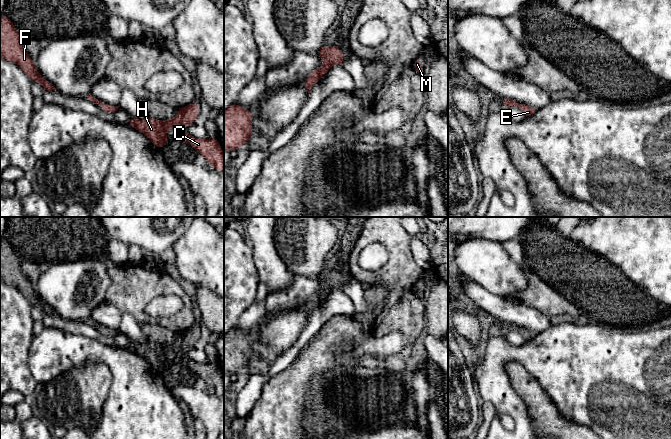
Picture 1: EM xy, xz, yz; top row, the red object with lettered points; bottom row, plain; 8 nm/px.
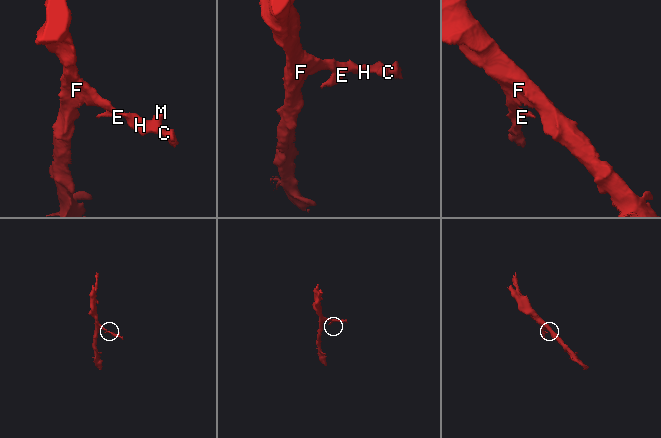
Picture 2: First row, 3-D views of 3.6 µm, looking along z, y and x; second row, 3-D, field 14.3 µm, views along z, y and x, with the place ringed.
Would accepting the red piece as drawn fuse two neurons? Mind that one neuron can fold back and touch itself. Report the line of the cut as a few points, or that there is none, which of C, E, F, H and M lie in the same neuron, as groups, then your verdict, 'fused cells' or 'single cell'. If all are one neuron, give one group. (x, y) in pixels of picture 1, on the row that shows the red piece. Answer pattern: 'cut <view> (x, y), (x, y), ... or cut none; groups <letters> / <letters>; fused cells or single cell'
cut none; groups C E F H M; single cell

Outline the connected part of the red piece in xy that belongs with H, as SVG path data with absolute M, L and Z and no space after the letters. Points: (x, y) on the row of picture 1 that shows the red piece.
M192 102L185 108L178 109L177 115L172 120L153 120L148 115L146 120L137 120L131 116L127 124L145 134L155 147L161 149L170 141L165 136L168 128L184 127L192 124L199 113L199 105L196 102Z

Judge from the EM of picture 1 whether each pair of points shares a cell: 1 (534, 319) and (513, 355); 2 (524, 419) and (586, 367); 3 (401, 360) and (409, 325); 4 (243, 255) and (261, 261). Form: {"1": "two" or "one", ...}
{"1": "two", "2": "one", "3": "one", "4": "two"}

